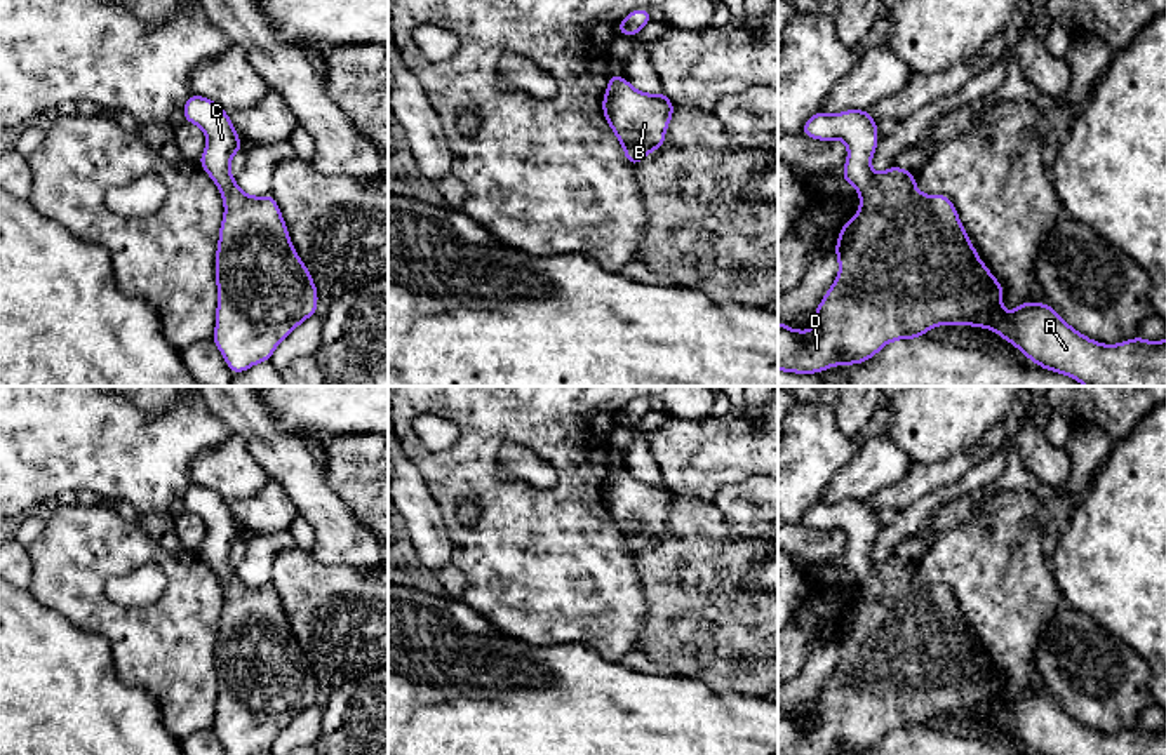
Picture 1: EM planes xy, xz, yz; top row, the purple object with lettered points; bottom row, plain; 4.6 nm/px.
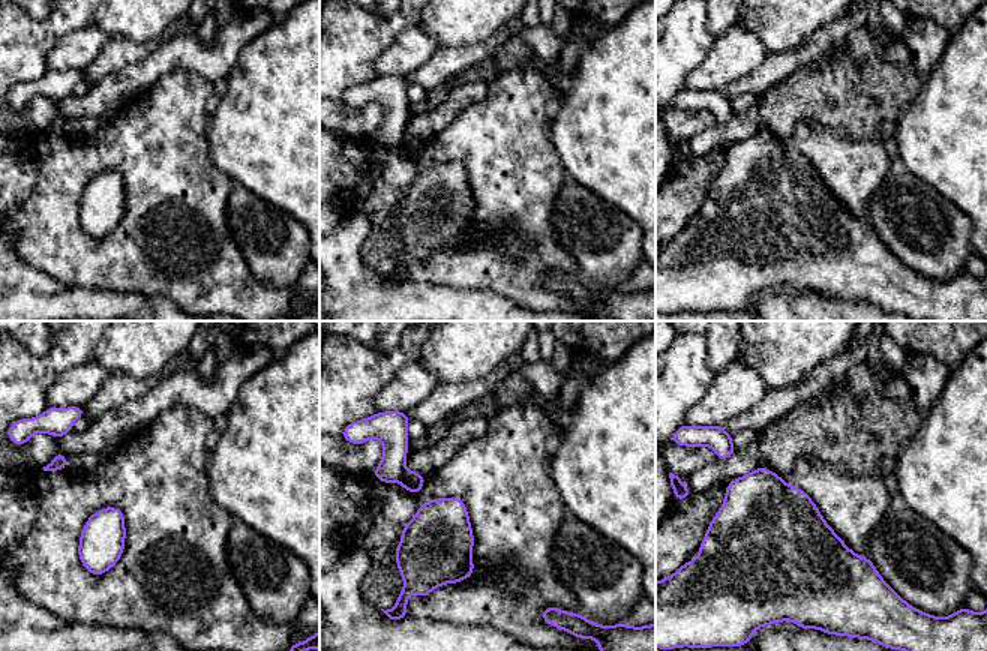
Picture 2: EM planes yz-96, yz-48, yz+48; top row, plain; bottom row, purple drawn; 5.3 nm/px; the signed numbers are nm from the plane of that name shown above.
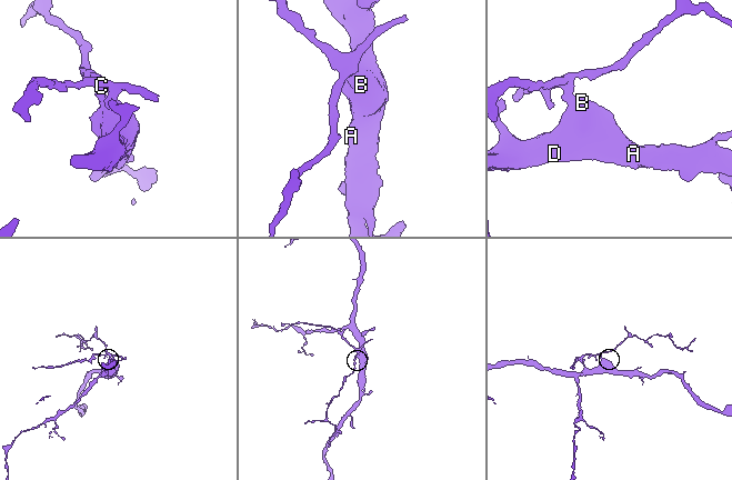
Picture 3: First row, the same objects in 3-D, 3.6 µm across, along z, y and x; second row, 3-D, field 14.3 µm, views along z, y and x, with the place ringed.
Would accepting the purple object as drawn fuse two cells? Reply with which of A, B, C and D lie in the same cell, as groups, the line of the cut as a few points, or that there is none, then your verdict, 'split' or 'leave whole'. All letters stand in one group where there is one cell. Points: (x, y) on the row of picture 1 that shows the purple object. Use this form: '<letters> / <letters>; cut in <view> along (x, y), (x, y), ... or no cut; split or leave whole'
A B D / C; cut in yz along (874, 174), (858, 192); split

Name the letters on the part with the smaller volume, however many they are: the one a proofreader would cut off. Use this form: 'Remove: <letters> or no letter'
Remove: C

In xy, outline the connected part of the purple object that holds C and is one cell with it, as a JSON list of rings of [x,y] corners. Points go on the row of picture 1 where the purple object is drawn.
[[[191,94],[183,106],[184,122],[198,125],[207,136],[207,146],[200,155],[200,167],[218,188],[228,186],[235,177],[230,172],[231,157],[245,150],[237,137],[237,127],[216,101]]]

